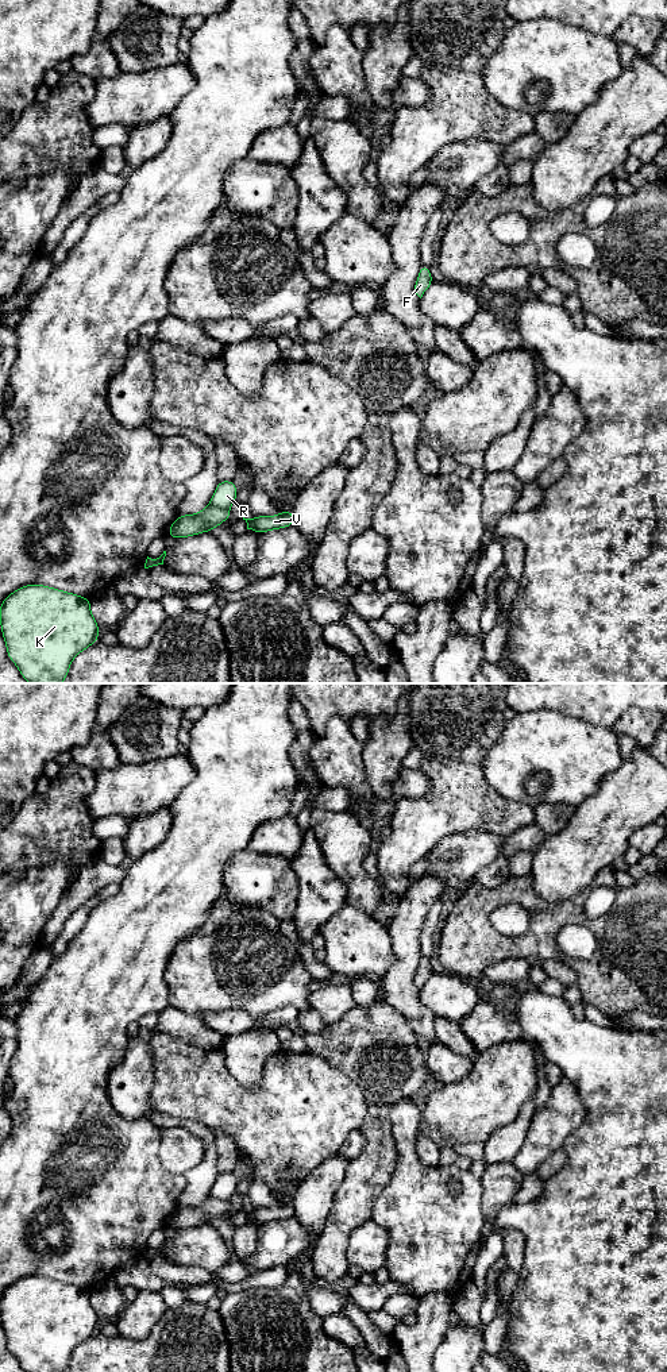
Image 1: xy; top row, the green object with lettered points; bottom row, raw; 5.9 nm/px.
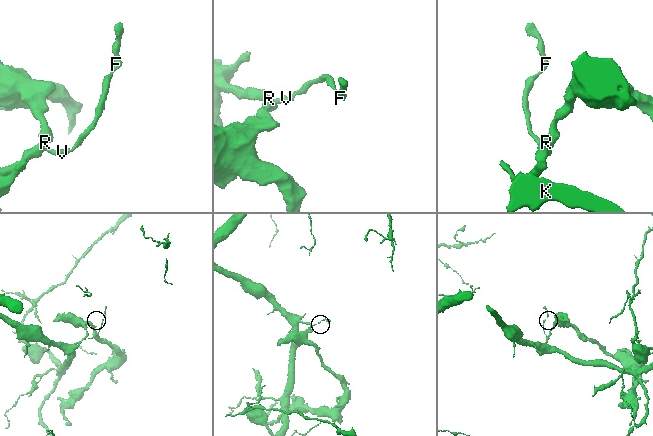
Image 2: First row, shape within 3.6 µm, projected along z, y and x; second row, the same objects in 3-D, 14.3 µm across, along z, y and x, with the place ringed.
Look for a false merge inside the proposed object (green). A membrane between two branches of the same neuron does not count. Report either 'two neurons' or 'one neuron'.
two neurons

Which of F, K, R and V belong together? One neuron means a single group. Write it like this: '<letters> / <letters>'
F K V / R

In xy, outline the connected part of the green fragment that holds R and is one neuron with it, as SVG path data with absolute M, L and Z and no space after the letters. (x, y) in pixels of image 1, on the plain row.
M219 1172L216 1182L211 1190L211 1195L216 1199L230 1202L236 1192L238 1179L234 1172Z

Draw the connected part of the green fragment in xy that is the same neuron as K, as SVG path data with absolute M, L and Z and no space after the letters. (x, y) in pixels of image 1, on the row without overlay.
M39 1275L19 1279L1 1294L0 1315L8 1349L24 1372L63 1372L74 1348L100 1326L89 1290Z

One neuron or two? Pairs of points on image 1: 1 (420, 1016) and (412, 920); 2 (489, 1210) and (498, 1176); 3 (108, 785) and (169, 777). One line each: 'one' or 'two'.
1: one
2: one
3: one

